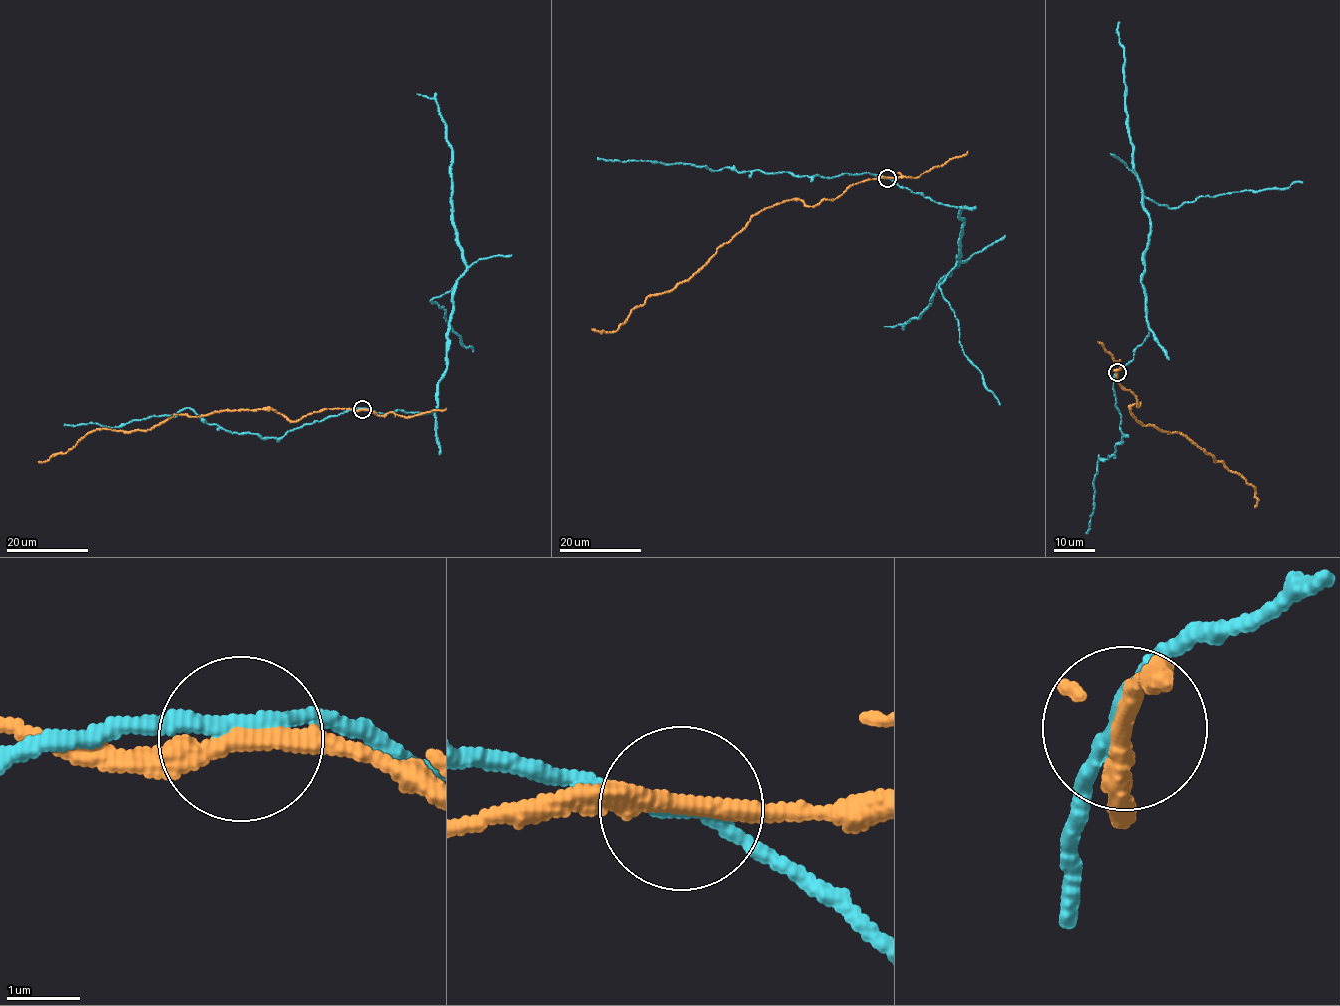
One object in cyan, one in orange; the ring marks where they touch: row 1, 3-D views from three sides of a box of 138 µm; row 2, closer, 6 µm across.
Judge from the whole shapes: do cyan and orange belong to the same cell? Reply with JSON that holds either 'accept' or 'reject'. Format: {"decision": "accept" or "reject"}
{"decision": "reject"}

